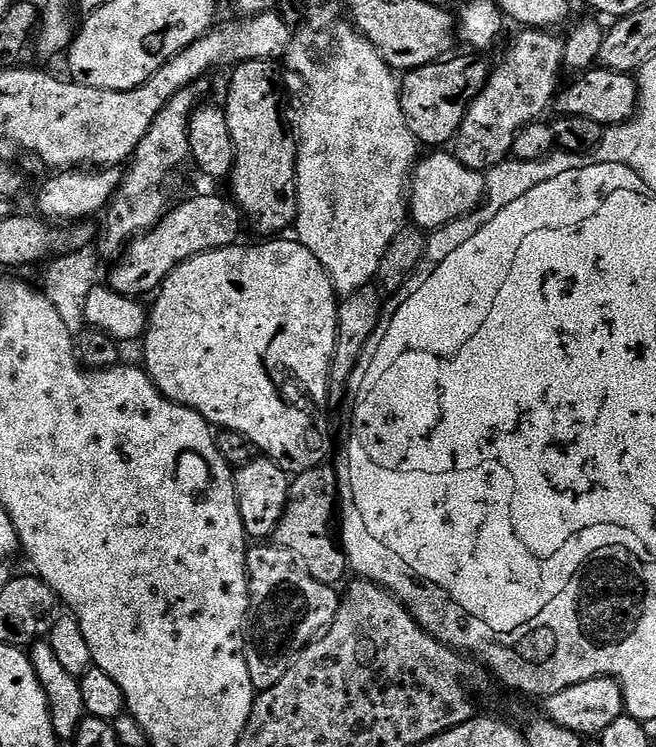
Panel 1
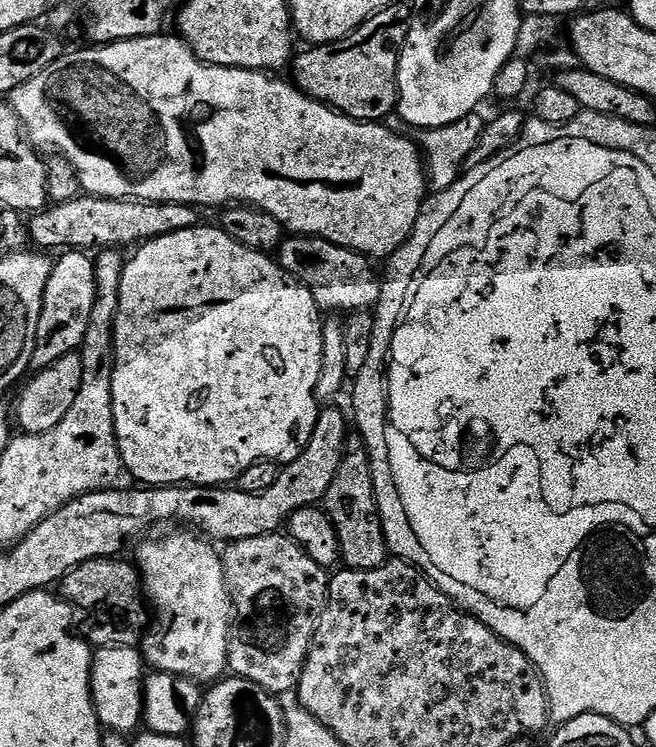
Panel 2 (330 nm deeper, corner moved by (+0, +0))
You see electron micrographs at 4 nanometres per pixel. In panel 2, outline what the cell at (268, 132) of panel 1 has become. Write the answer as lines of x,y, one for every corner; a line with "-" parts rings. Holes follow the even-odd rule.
397,2
386,10
374,14
358,30
354,30
346,38
335,40
332,44
318,44
309,47
309,52
304,52
295,57
290,64
293,72
294,83
301,92
321,100
329,108
343,112
352,120
365,122
384,122
389,115
397,111
400,102
400,91
396,85
398,70
400,69
400,52
408,40
408,26
412,23
413,9
407,8
404,2

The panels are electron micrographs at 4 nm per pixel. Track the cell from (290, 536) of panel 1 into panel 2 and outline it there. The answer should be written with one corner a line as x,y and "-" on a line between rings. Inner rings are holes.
352,438
347,441
344,461
342,466
338,466
338,474
334,474
334,482
330,482
330,490
326,490
322,507
338,534
343,563
357,572
381,568
389,559
390,553
376,505
372,463
363,439

